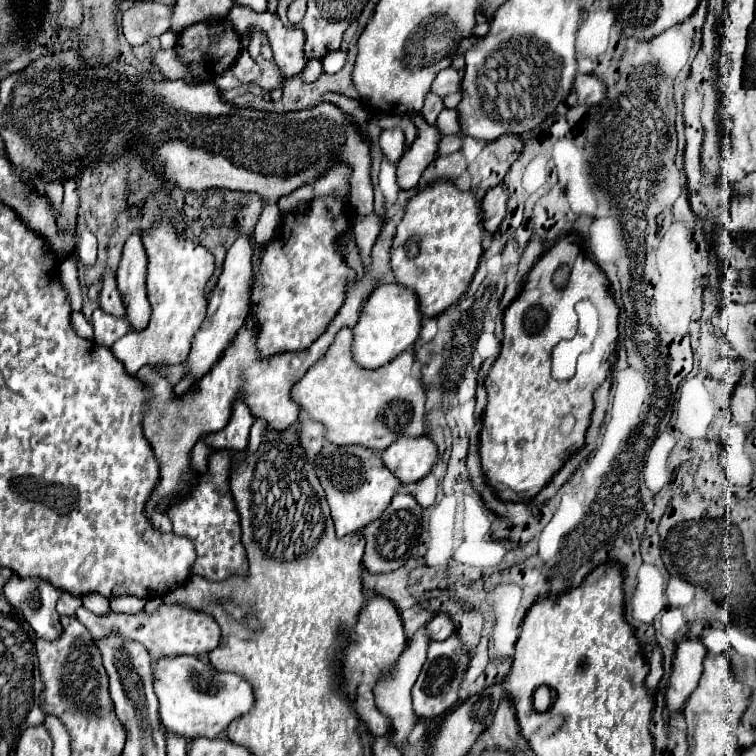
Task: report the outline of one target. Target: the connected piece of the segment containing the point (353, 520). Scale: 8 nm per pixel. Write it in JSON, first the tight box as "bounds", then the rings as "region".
{"bounds":[316,443,402,537],"region":[[[328,443],[324,447],[324,453],[316,457],[316,475],[320,479],[322,489],[326,491],[326,501],[330,505],[330,515],[334,521],[336,537],[362,531],[368,523],[376,521],[386,511],[398,487],[402,485],[398,477],[394,477],[386,469],[386,465],[382,463],[378,455],[380,455],[378,451],[364,449],[358,445],[336,447]]]}

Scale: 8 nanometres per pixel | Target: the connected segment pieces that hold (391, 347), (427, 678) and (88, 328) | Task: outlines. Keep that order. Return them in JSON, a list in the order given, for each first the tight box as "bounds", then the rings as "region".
[{"bounds":[354,285,420,369],"region":[[[378,285],[368,301],[364,301],[364,309],[360,309],[360,319],[354,333],[354,361],[364,369],[378,369],[394,361],[406,349],[412,349],[414,341],[420,335],[420,307],[414,291],[402,285]]]},{"bounds":[412,633,468,719],"region":[[[454,633],[446,641],[432,641],[428,647],[428,661],[424,663],[414,687],[412,687],[412,699],[414,699],[414,711],[420,719],[434,719],[450,711],[458,701],[458,689],[462,675],[468,667],[468,653],[464,653],[460,637]]]},{"bounds":[71,312,92,339],"region":[[[73,312],[71,321],[72,326],[76,329],[76,333],[80,333],[80,337],[92,339],[92,325],[81,312]]]}]

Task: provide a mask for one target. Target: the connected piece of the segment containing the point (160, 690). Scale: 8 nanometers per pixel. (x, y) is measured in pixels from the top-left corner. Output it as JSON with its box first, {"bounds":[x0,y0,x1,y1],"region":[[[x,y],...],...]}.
{"bounds":[152,657,254,739],"region":[[[172,657],[152,663],[154,667],[154,693],[160,701],[160,721],[166,731],[178,733],[188,739],[222,735],[228,725],[248,713],[254,705],[250,683],[236,673],[214,671],[208,661],[198,657]]]}

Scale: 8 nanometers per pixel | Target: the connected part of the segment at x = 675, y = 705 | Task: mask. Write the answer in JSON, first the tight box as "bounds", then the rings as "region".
{"bounds":[666,639,706,717],"region":[[[686,639],[678,645],[674,671],[670,677],[668,691],[666,691],[666,705],[668,705],[670,717],[682,711],[686,699],[696,689],[698,679],[702,675],[704,657],[706,657],[706,649],[700,639]]]}

